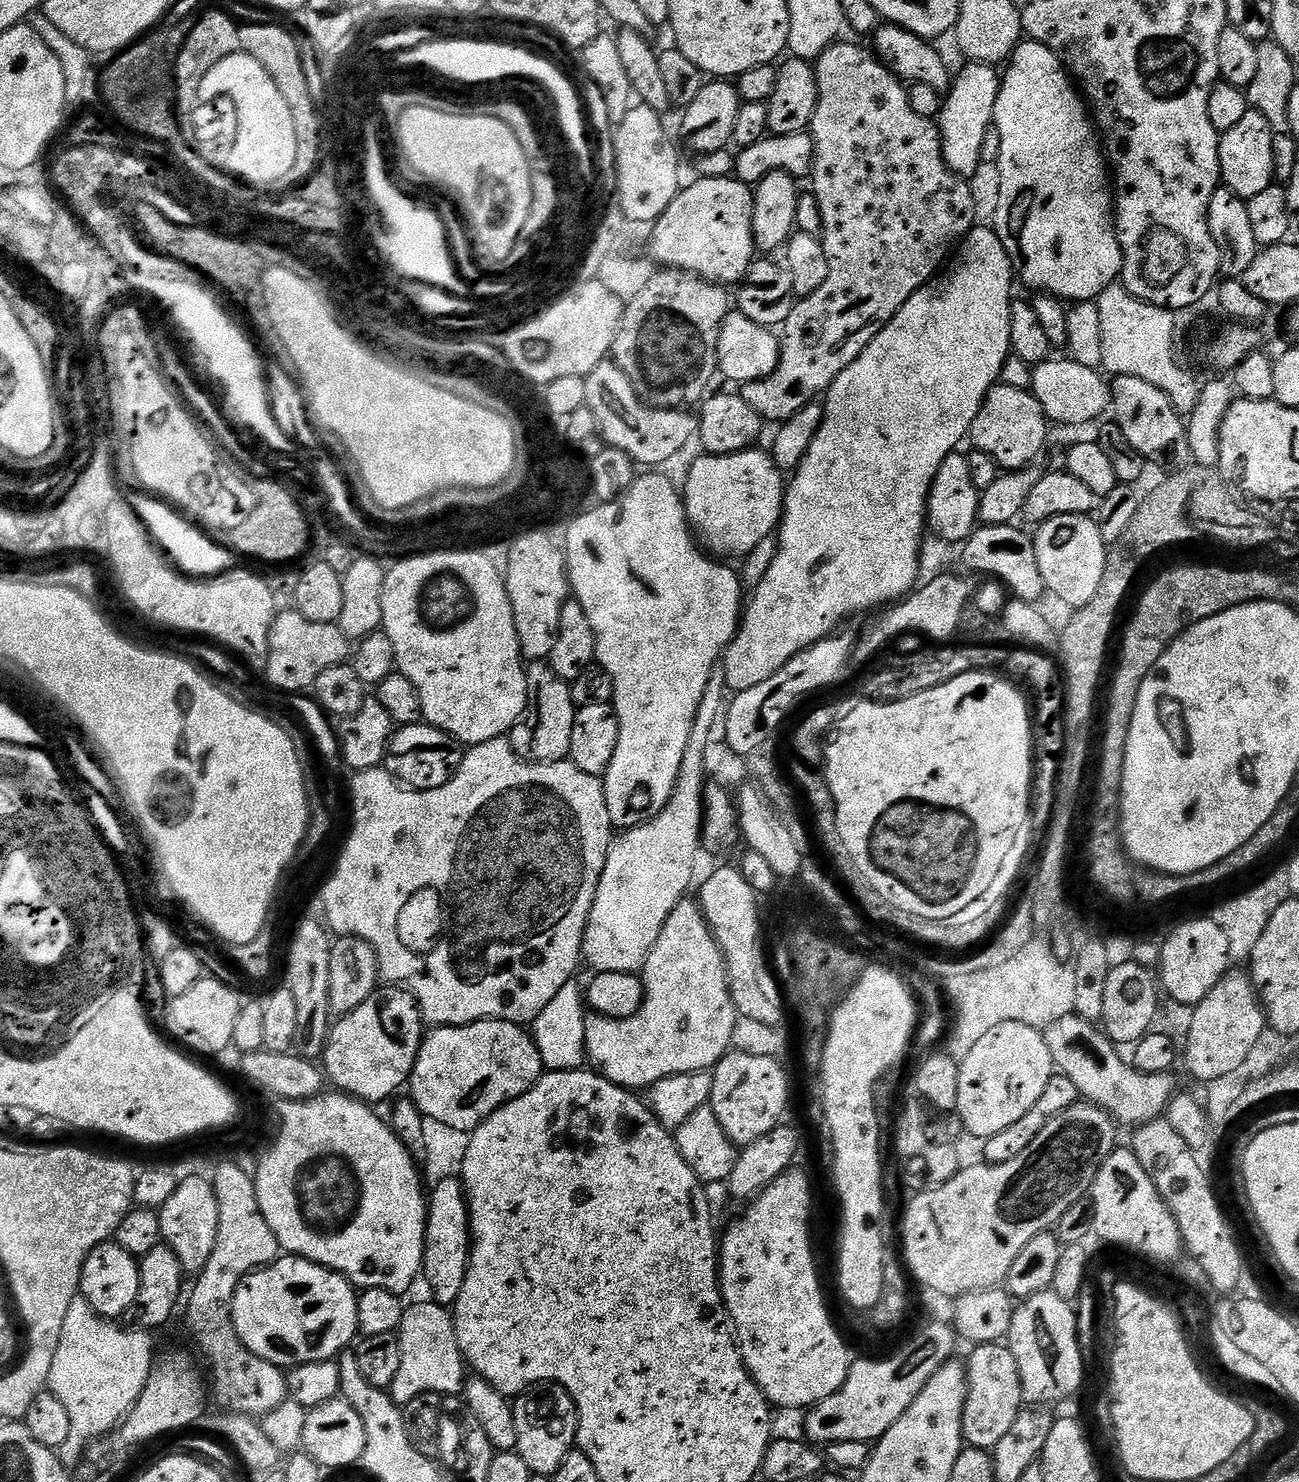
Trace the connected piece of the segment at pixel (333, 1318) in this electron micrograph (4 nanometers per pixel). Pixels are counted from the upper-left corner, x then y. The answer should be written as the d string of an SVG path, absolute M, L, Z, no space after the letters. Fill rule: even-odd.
M284 1254L274 1263L250 1273L241 1282L234 1294L232 1321L240 1341L258 1354L258 1358L281 1370L291 1370L306 1362L336 1360L358 1336L358 1292L339 1272L331 1272L300 1256Z

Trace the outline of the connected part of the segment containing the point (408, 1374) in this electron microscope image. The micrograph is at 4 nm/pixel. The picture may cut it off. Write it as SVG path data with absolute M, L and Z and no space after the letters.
M435 1302L427 1303L428 1304L409 1303L404 1309L404 1317L402 1318L402 1322L400 1323L398 1329L400 1345L402 1346L402 1363L398 1370L397 1376L394 1377L394 1382L392 1383L392 1387L390 1389L390 1395L392 1401L401 1406L409 1404L410 1402L414 1402L414 1398L422 1398L422 1394L434 1394L436 1392L442 1398L448 1398L448 1396L459 1397L461 1393L463 1393L464 1385L466 1383L466 1375L464 1376L464 1372L466 1373L466 1365L464 1363L464 1356L462 1353L460 1353L460 1347L458 1346L458 1338L456 1337L456 1327L454 1326L454 1322L452 1321L452 1312L449 1311L449 1309L443 1304L438 1304Z

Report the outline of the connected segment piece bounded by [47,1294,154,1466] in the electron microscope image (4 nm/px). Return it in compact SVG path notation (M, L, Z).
M79 1294L74 1298L74 1302L70 1302L70 1310L66 1310L66 1322L62 1322L62 1338L58 1338L58 1350L54 1353L54 1366L50 1366L50 1378L48 1379L47 1387L47 1391L52 1392L54 1398L58 1398L58 1402L62 1402L62 1406L66 1406L66 1411L70 1414L70 1438L66 1438L66 1442L58 1450L58 1455L64 1461L65 1465L73 1466L72 1464L78 1463L79 1460L82 1460L89 1445L104 1438L107 1432L108 1435L115 1433L116 1429L123 1424L124 1419L128 1417L130 1409L138 1402L138 1398L142 1394L142 1390L152 1373L154 1355L152 1356L152 1340L148 1337L151 1335L144 1330L131 1332L128 1328L119 1328L120 1326L119 1323L105 1320L102 1316L97 1316L96 1311Z

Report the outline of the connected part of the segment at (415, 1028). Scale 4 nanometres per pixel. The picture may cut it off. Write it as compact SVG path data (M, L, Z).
M399 986L379 987L357 1010L345 1013L339 1020L329 1031L328 1044L322 1057L325 1073L331 1083L333 1080L339 1087L339 1091L375 1104L407 1085L424 1037L423 1016L411 992Z

